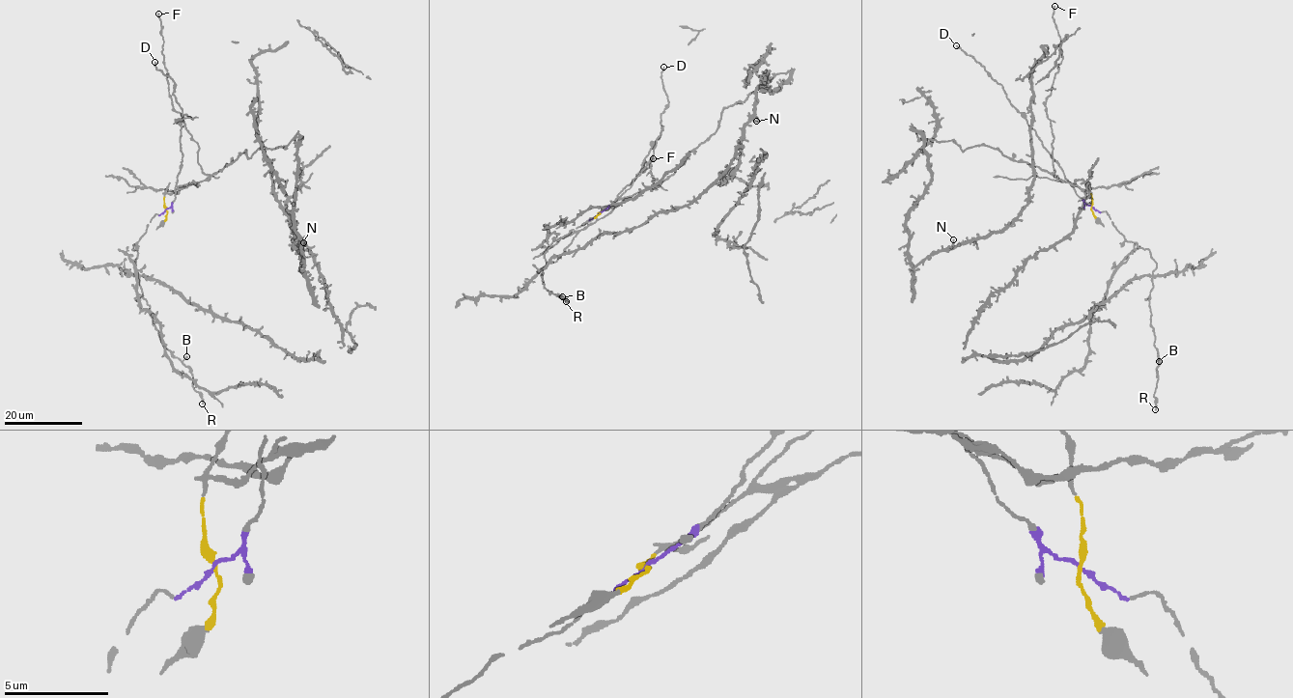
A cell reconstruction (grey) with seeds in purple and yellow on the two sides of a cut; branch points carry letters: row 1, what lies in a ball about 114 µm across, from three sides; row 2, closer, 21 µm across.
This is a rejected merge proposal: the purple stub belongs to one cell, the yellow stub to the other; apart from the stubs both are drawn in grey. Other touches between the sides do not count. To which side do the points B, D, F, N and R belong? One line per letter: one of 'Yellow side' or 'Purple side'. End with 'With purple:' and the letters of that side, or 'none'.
B: Purple side
D: Purple side
F: Yellow side
N: Yellow side
R: Purple side
With purple: B, D, R

